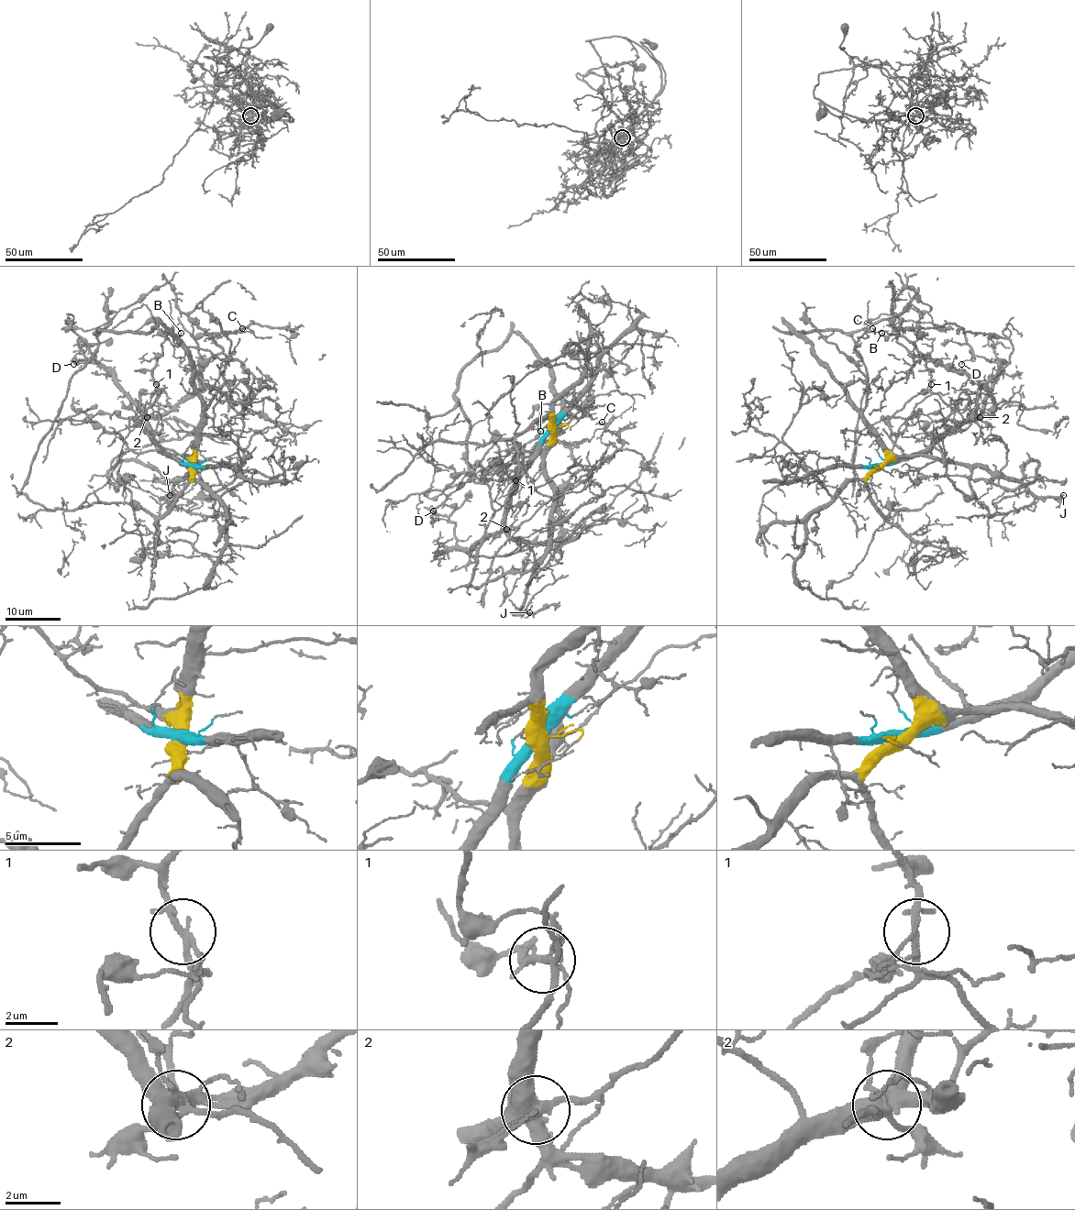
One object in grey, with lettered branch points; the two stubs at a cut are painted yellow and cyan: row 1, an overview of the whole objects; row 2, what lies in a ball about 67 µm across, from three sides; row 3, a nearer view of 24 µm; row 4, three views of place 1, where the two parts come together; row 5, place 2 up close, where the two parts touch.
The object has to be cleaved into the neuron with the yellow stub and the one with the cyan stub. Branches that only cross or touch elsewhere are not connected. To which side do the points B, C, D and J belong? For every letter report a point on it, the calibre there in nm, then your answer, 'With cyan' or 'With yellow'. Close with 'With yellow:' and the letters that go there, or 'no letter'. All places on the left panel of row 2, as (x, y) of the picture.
B: Place: (181, 333). Thickness 140 nm. With cyan
C: Place: (242, 328). Thickness 120 nm. With cyan
D: Place: (73, 364). Thickness 120 nm. With cyan
J: Place: (170, 495). Thickness 130 nm. With yellow
With yellow: J

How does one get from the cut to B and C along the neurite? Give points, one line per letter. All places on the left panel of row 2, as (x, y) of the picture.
B: (192, 467), (155, 442), (147, 420), (158, 395), (152, 370), (161, 344), (181, 333)
C: (192, 467), (152, 439), (147, 417), (185, 401), (199, 388), (200, 368), (222, 351), (213, 335), (243, 327)

